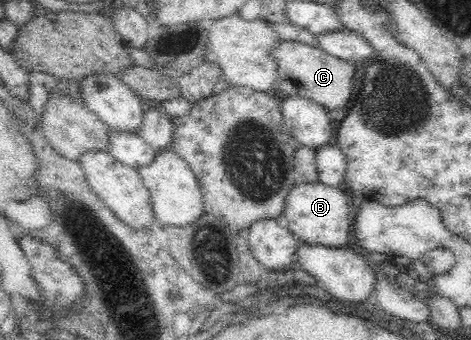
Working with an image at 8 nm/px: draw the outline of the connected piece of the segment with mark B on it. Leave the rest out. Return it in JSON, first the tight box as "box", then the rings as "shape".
{"box":[280,180,351,248],"shape":[[[298,180],[283,201],[280,224],[305,243],[343,248],[349,239],[351,220],[347,197],[338,187],[331,187],[320,181],[307,183]]]}

